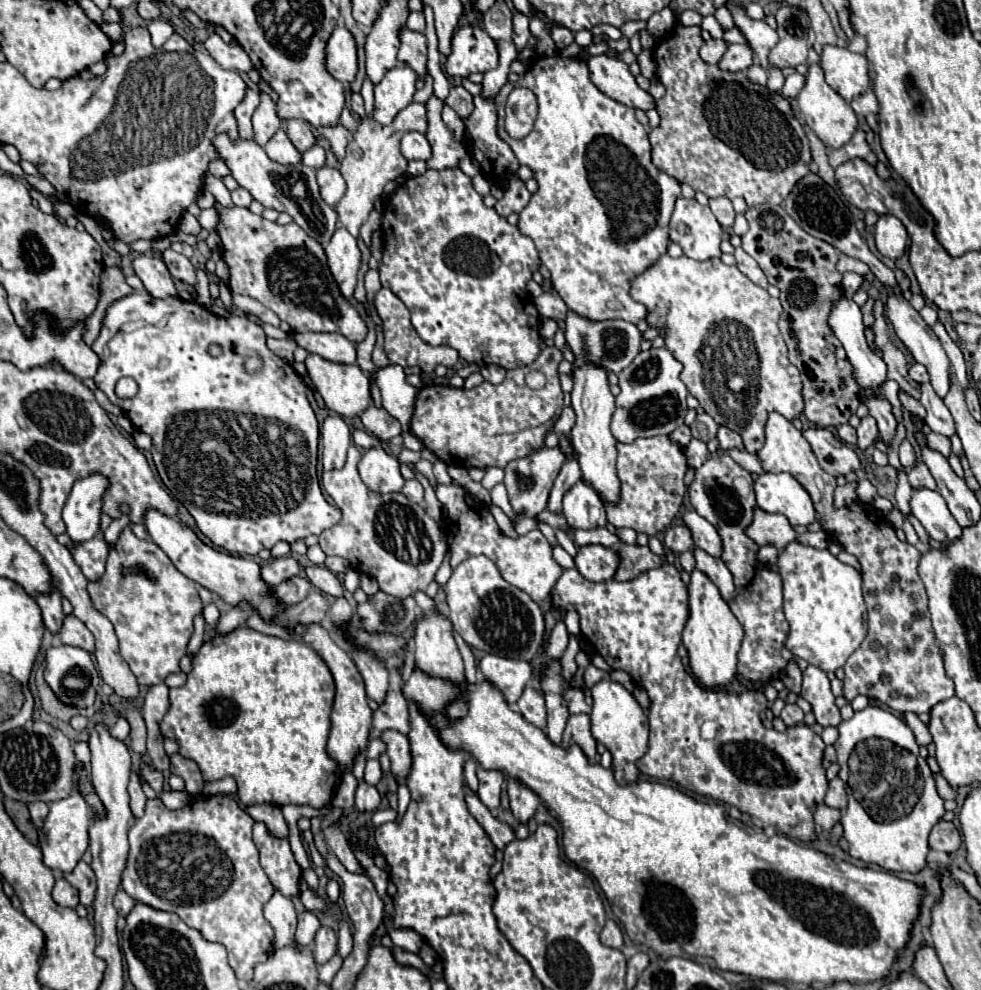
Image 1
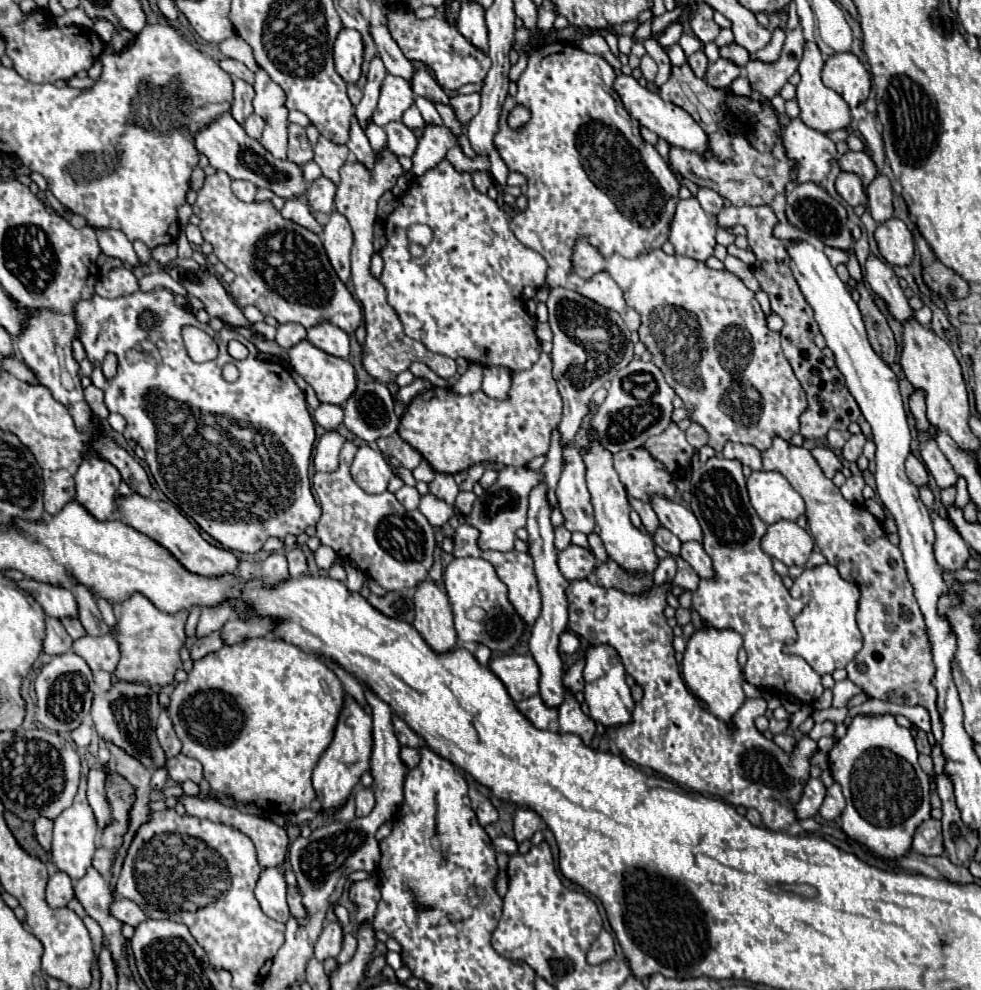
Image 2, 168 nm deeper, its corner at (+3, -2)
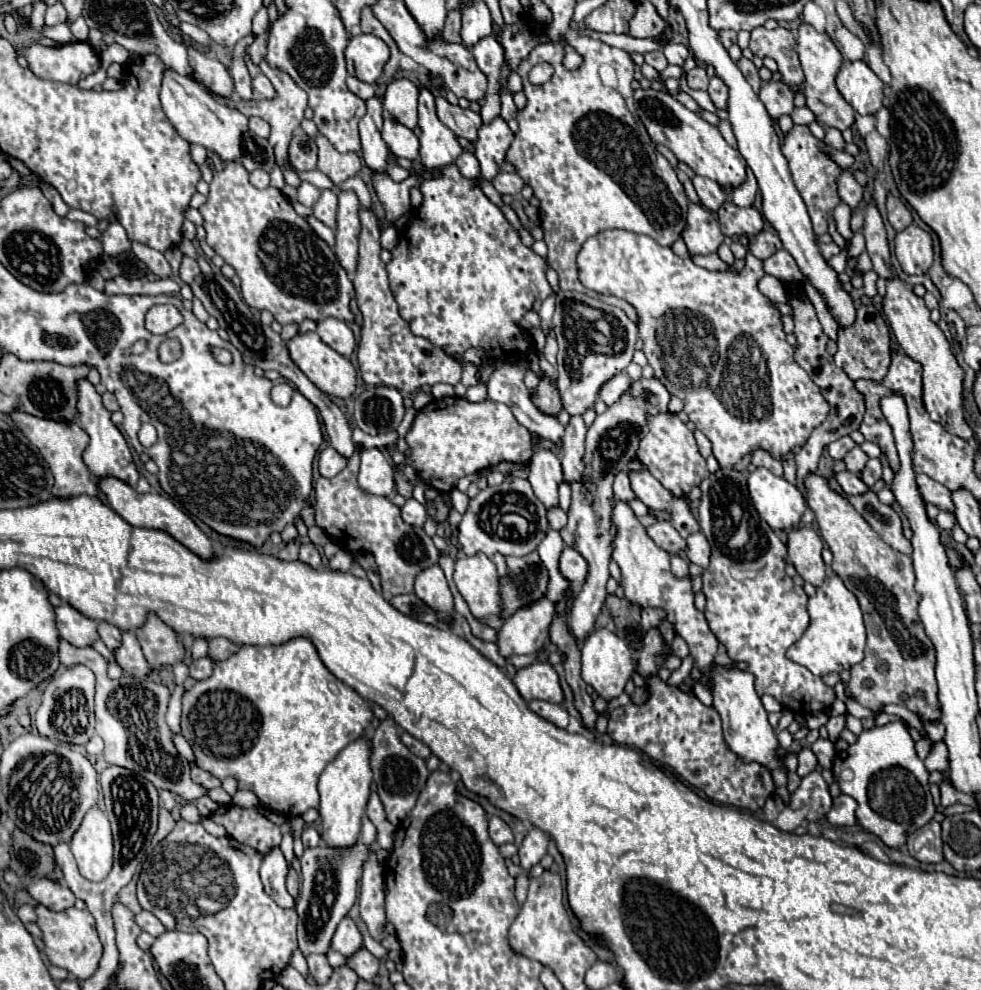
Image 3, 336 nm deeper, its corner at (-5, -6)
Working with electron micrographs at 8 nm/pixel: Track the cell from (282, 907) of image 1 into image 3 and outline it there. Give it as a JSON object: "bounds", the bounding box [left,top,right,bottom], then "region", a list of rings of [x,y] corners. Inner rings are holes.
{"bounds":[260,847,294,909],"region":[[[272,847],[268,853],[262,855],[260,865],[260,879],[264,883],[266,893],[286,909],[294,909],[294,899],[286,891],[286,875],[288,875],[288,863],[280,851],[280,847]]]}

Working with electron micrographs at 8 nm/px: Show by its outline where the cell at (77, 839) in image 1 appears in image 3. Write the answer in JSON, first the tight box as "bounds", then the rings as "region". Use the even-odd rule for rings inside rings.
{"bounds":[70,807,112,881],"region":[[[92,807],[84,817],[80,829],[74,833],[70,849],[76,857],[82,877],[88,881],[102,881],[112,869],[112,831],[108,817]]]}

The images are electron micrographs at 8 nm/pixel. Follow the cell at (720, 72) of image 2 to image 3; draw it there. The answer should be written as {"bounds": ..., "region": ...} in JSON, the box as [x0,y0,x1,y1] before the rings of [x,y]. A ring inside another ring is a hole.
{"bounds":[708,77,728,109],"region":[[[712,77],[710,79],[710,87],[708,87],[708,95],[712,99],[712,103],[716,105],[716,109],[726,109],[726,99],[728,99],[728,87],[718,79]]]}

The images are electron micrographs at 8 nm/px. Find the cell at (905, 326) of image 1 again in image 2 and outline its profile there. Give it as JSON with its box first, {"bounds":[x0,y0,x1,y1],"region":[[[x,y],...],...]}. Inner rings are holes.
{"bounds":[866,255,914,323],"region":[[[870,255],[866,261],[866,281],[870,283],[872,291],[886,303],[894,319],[906,323],[906,319],[914,317],[914,311],[908,305],[908,299],[904,297],[904,291],[898,285],[896,273],[892,271],[892,267],[876,259],[874,255]]]}

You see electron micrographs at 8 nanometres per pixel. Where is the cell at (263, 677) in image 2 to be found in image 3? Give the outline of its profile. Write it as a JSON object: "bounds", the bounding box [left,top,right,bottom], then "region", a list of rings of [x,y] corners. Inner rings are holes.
{"bounds":[182,637,374,817],"region":[[[294,637],[270,647],[242,645],[226,661],[214,665],[212,677],[186,691],[182,705],[182,735],[194,749],[198,767],[218,779],[236,777],[238,787],[256,793],[262,807],[288,817],[298,817],[310,807],[318,807],[316,785],[320,773],[348,743],[366,733],[374,717],[370,701],[338,681],[306,637]]]}

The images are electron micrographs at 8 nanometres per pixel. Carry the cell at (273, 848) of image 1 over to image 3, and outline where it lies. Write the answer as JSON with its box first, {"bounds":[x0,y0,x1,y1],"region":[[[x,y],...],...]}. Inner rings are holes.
{"bounds":[212,805,280,853],"region":[[[224,805],[212,815],[214,823],[224,825],[230,837],[254,847],[260,853],[280,845],[280,827],[266,819],[256,807],[244,809],[238,805]]]}

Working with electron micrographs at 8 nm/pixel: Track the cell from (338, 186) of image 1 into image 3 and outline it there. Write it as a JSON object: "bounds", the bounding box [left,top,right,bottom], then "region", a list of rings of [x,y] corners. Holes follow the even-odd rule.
{"bounds":[314,189,338,229],"region":[[[324,189],[318,203],[314,205],[314,217],[328,225],[330,229],[336,229],[336,207],[338,207],[336,195],[330,189]]]}

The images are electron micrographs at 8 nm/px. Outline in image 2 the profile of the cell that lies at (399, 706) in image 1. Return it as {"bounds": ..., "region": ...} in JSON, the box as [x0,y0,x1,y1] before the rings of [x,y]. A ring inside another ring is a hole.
{"bounds":[392,715,420,747],"region":[[[398,715],[392,717],[392,723],[394,723],[394,731],[396,731],[400,745],[406,745],[406,747],[418,747],[420,745],[420,737],[402,719],[398,719]]]}

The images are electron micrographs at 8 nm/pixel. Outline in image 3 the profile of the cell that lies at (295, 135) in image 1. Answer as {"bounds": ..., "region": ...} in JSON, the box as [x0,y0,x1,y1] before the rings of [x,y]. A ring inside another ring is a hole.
{"bounds":[288,131,318,171],"region":[[[296,131],[296,135],[290,141],[290,151],[288,151],[290,163],[300,171],[312,171],[316,169],[316,161],[318,161],[316,151],[318,149],[316,149],[314,139],[302,131]]]}

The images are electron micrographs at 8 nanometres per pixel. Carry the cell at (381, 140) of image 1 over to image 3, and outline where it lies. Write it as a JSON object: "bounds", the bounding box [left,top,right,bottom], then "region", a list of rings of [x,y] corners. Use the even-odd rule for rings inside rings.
{"bounds":[352,211,462,391],"region":[[[360,211],[362,233],[360,233],[360,255],[356,275],[352,279],[356,289],[356,303],[364,317],[362,335],[358,343],[358,367],[364,383],[368,385],[386,385],[398,391],[416,391],[422,385],[450,383],[456,385],[462,377],[460,363],[446,355],[440,347],[434,347],[426,337],[418,337],[410,331],[410,325],[398,313],[398,303],[392,297],[388,287],[386,265],[380,259],[380,227],[374,211]]]}

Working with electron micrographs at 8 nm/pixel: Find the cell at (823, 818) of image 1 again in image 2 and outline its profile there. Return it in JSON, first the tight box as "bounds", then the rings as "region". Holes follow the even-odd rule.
{"bounds":[796,779,826,819],"region":[[[810,779],[804,787],[804,795],[800,799],[800,803],[796,805],[796,815],[798,819],[808,819],[808,817],[814,817],[824,801],[824,795],[826,795],[826,789],[822,785],[820,779]]]}

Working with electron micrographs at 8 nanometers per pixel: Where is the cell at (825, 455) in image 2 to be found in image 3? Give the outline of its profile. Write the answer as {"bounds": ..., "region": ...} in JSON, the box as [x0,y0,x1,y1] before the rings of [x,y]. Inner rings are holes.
{"bounds":[836,471,870,495],"region":[[[850,471],[836,473],[836,479],[838,479],[838,483],[842,485],[842,489],[844,489],[848,495],[862,495],[862,493],[870,491],[870,489],[868,489],[868,485],[866,485],[866,483],[862,483],[862,479],[860,479],[858,475],[850,473]]]}

